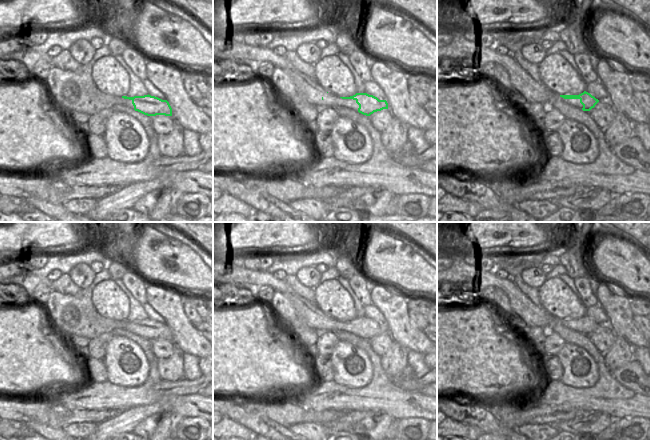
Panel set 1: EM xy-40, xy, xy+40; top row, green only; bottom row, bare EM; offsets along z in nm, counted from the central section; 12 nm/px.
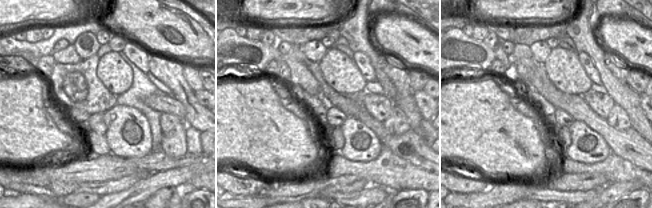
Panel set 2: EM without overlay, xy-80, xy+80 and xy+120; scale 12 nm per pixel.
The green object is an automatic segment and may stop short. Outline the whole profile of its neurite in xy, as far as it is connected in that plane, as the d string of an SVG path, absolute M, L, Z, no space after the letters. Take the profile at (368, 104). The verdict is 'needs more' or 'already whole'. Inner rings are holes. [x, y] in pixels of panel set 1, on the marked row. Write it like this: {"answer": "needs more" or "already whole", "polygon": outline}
{"answer": "already whole", "polygon": "M356 93L350 97L340 97L342 99L353 99L359 105L358 112L370 116L374 112L388 109L388 103L386 100L379 100L373 95L367 93Z"}

